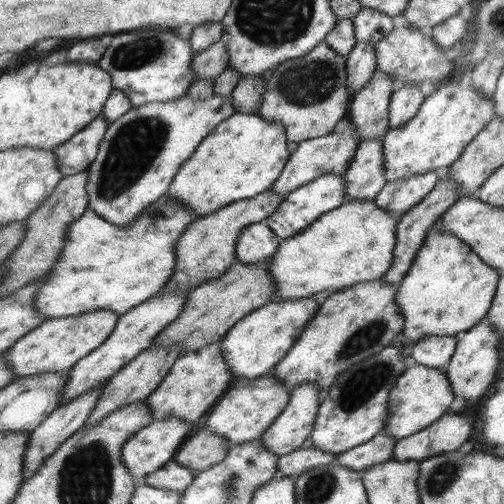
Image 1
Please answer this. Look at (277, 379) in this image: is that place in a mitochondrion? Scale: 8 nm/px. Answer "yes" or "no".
no

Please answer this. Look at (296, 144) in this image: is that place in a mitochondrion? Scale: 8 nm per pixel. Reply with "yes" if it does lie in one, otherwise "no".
no

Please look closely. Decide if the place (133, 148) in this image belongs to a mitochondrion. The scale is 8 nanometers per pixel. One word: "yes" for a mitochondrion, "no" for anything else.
yes

